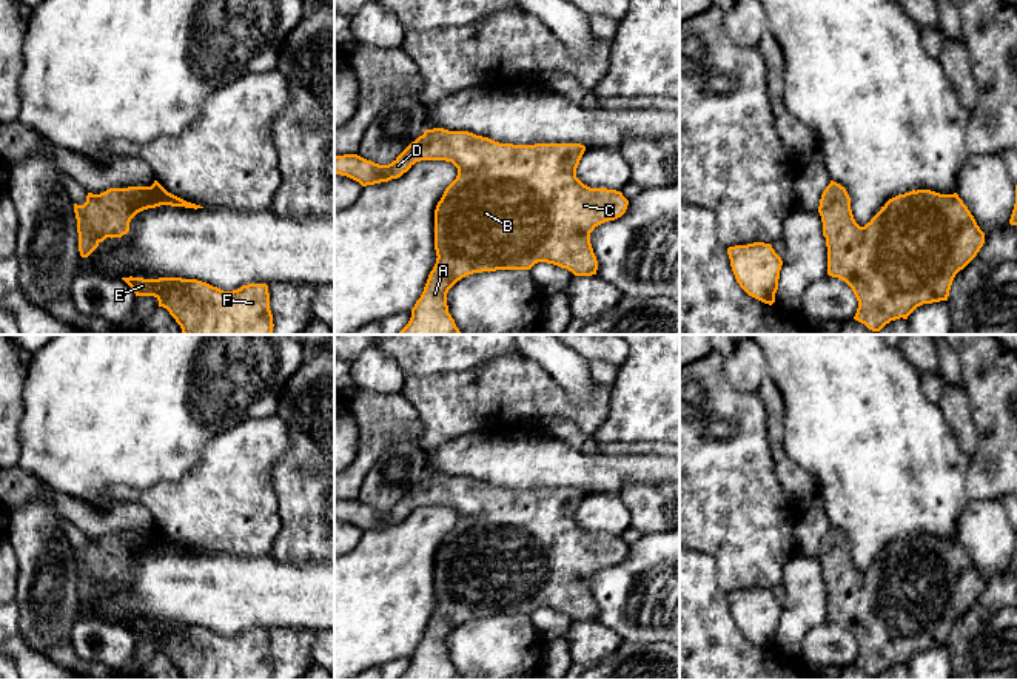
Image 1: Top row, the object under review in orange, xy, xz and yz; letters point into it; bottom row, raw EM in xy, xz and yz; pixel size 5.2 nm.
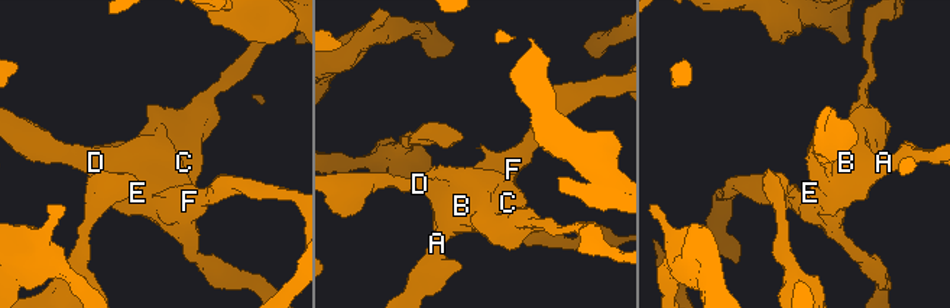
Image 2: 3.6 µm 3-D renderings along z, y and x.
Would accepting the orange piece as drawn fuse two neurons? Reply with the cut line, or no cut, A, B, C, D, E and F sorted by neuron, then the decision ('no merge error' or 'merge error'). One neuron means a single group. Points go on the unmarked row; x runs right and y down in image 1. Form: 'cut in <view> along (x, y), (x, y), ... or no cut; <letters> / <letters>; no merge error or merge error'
no cut; A B C D E F; no merge error

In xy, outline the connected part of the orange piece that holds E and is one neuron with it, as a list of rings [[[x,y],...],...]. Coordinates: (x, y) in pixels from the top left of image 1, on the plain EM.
[[[122,623],[136,641],[154,641],[183,680],[271,680],[273,660],[267,629],[223,637],[197,624]]]

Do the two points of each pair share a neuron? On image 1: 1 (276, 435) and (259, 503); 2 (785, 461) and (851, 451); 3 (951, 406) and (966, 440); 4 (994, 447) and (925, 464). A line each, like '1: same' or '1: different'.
1: same
2: different
3: same
4: different

